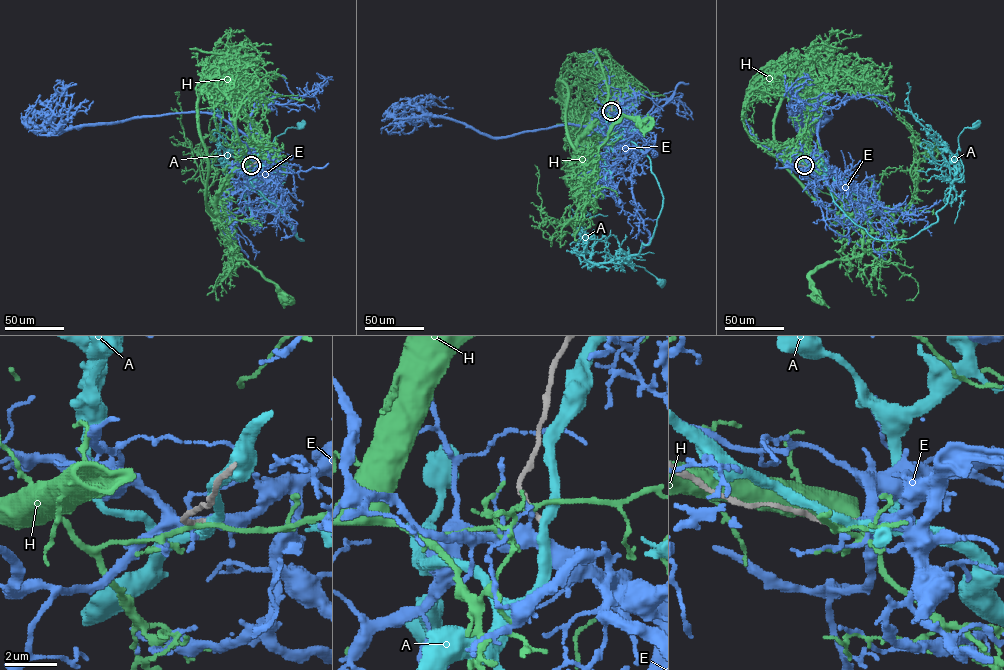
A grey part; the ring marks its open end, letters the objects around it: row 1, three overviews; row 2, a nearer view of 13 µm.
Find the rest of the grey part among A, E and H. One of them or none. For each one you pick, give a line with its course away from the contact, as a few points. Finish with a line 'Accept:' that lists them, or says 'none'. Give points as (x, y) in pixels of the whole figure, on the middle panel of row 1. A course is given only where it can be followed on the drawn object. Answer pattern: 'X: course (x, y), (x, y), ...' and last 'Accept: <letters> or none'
Accept: none

